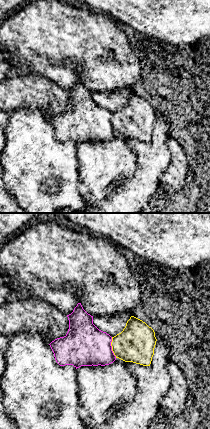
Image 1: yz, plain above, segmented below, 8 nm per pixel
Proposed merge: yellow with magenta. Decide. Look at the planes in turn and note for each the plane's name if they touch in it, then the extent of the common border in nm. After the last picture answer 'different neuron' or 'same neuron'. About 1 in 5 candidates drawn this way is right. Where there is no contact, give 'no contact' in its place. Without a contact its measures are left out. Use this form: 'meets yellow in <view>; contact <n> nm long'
meets yellow in yz; contact 170 nm long

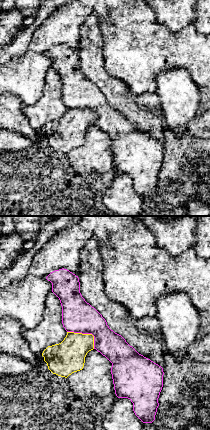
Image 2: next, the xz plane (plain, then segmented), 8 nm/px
meets yellow in xz; contact 260 nm long

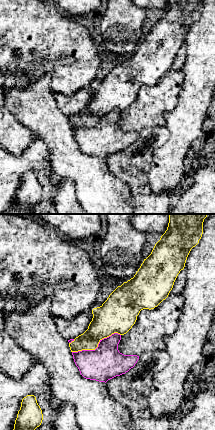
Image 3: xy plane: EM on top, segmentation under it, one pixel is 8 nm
meets yellow in xy; contact 420 nm long

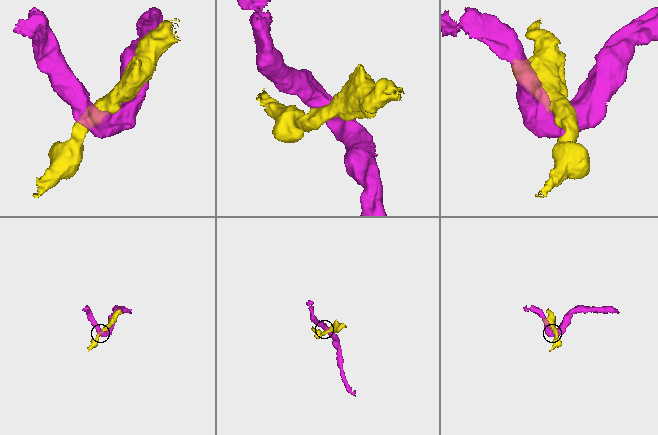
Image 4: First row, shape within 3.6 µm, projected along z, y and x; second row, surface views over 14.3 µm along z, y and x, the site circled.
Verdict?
different neuron

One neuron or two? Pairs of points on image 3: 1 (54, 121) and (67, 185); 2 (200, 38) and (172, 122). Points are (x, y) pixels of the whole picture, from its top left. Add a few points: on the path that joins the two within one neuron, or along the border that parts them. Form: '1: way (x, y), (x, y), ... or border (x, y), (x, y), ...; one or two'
1: border (59, 177), (68, 177), (73, 182), (77, 199); two
2: way (200, 59), (200, 84), (193, 101); one

